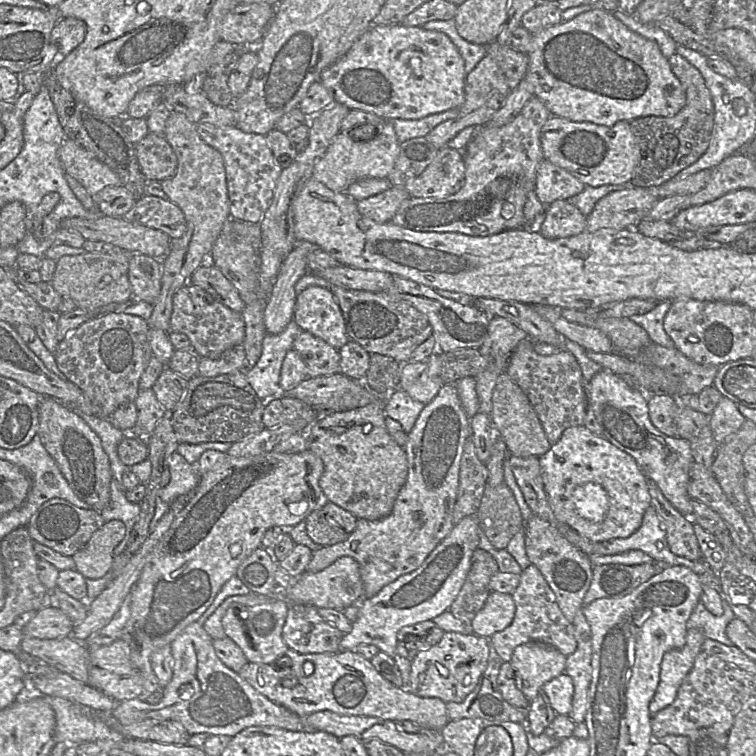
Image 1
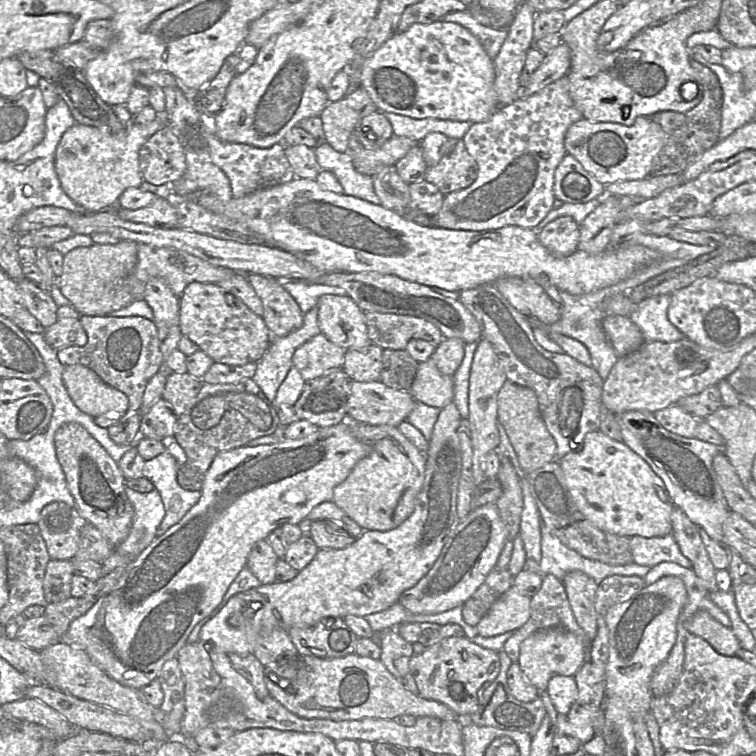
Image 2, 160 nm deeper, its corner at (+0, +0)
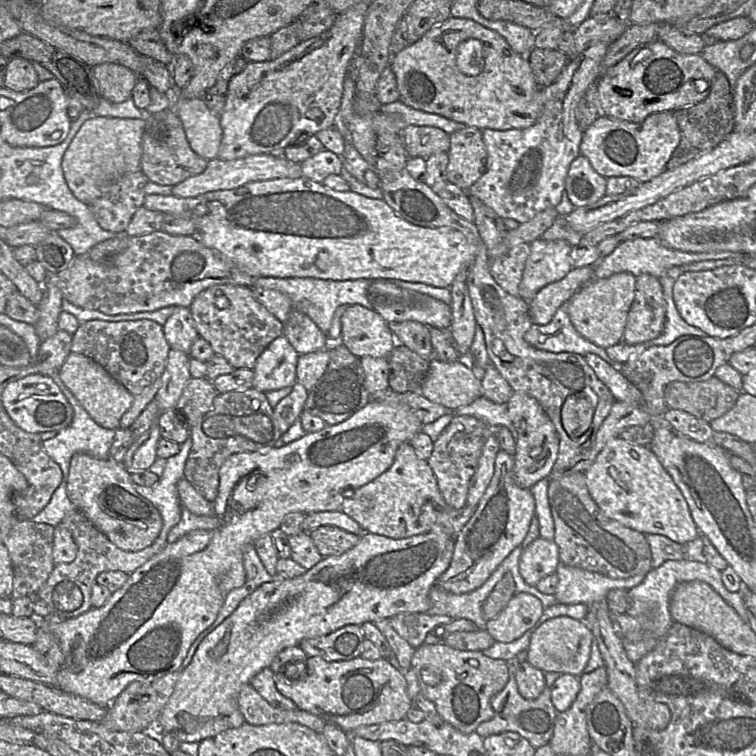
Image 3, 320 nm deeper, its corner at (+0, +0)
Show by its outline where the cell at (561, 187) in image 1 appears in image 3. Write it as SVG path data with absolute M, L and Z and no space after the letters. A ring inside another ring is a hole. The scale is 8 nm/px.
M583 155L577 156L569 166L565 192L576 207L587 206L606 195L607 178L598 174Z

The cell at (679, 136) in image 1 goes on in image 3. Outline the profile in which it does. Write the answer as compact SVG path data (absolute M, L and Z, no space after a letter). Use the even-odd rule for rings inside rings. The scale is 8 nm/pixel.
M717 70L709 95L697 104L674 110L673 114L678 122L681 138L679 145L667 162L667 170L674 169L710 151L734 131L733 93L727 77Z

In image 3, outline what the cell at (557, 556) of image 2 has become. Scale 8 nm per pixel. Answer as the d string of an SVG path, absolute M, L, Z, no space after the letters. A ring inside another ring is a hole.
M559 563L555 574L558 584L554 596L557 603L585 604L602 602L612 589L630 590L641 584L645 576L637 575L626 579L613 579L599 573Z

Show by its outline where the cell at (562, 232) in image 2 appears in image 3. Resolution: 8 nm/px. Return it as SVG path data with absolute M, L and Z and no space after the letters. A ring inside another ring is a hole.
M538 238L531 242L519 285L519 297L529 303L543 287L566 276L573 268L571 251L572 246L563 239Z

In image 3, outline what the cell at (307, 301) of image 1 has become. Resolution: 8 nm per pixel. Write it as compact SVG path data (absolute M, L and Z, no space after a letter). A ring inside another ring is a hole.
M358 304L343 312L338 342L358 358L387 358L397 344L391 325L374 310Z

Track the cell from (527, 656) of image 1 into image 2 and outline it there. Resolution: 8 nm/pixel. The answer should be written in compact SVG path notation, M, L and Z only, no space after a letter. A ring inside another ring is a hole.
M543 629L534 632L520 644L519 659L516 662L527 680L539 692L545 692L549 680L556 675L573 676L584 661L584 642L575 634L564 629Z

